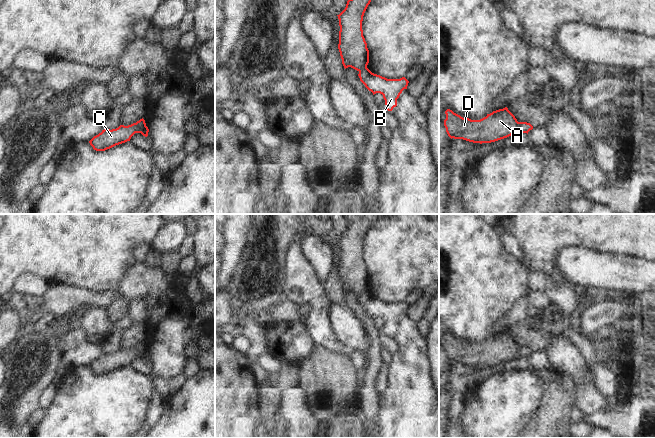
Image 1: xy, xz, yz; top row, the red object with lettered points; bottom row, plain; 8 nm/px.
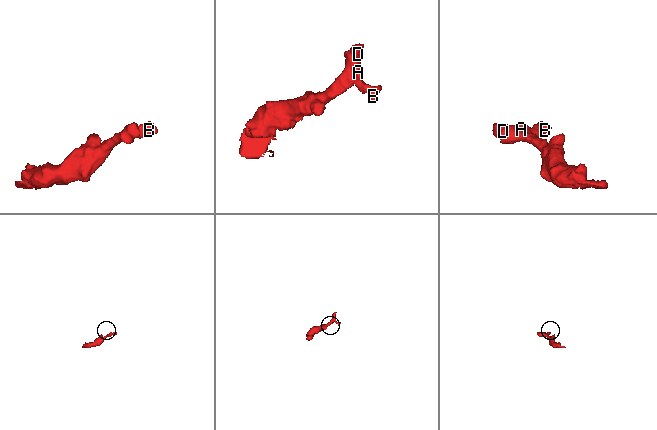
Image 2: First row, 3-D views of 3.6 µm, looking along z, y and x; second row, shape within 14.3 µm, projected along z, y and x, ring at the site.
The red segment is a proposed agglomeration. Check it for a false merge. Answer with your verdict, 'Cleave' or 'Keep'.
Cleave

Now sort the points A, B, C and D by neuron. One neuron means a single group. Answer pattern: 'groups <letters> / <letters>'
groups A C D / B

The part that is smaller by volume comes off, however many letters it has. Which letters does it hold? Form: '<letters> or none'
B

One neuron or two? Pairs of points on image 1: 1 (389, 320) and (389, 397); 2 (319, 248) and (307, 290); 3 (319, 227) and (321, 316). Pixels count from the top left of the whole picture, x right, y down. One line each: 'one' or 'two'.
1: one
2: two
3: two

